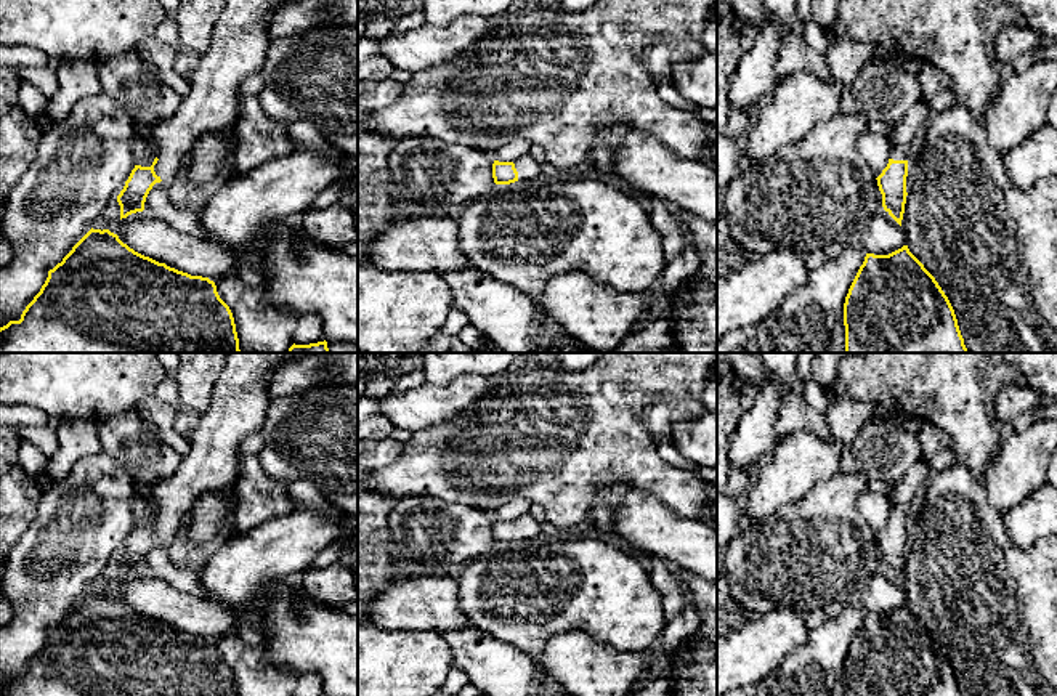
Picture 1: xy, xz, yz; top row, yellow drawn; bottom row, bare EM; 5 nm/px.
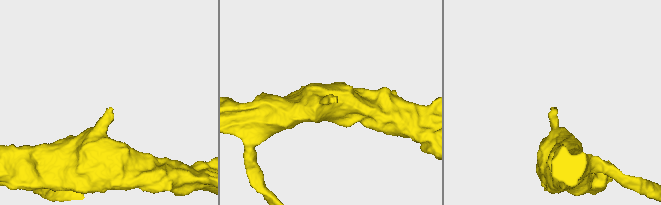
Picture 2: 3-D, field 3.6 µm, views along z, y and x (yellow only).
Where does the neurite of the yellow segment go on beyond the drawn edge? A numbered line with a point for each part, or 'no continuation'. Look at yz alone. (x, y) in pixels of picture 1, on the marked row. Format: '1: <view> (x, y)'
1: yz (902, 133)

